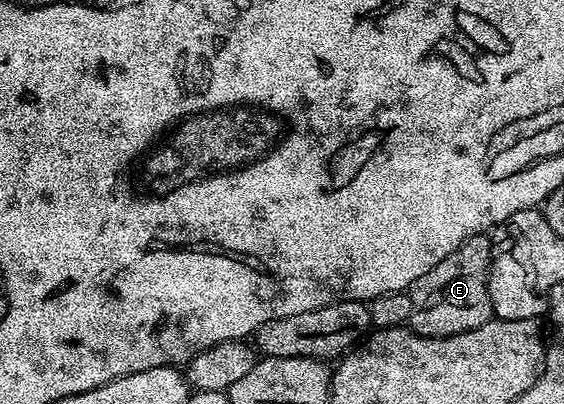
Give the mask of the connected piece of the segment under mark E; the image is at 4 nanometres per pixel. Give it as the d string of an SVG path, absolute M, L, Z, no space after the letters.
M486 234L474 235L465 241L445 261L433 265L425 277L417 277L417 281L409 289L412 299L412 313L409 320L410 330L417 335L429 337L449 337L457 333L465 333L469 329L477 329L492 318L487 275L491 271L492 240Z

